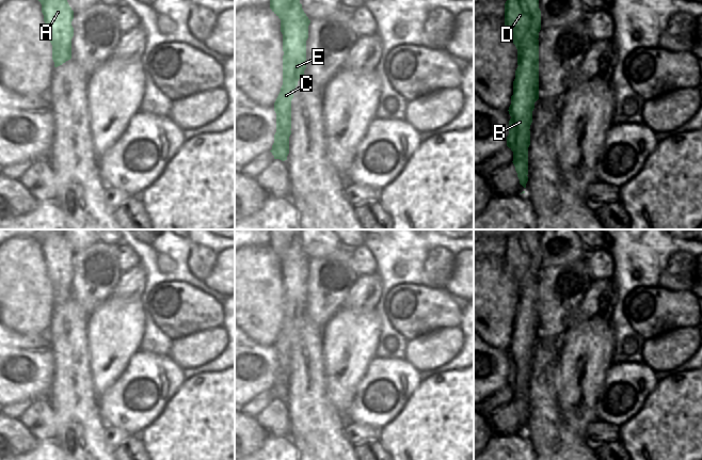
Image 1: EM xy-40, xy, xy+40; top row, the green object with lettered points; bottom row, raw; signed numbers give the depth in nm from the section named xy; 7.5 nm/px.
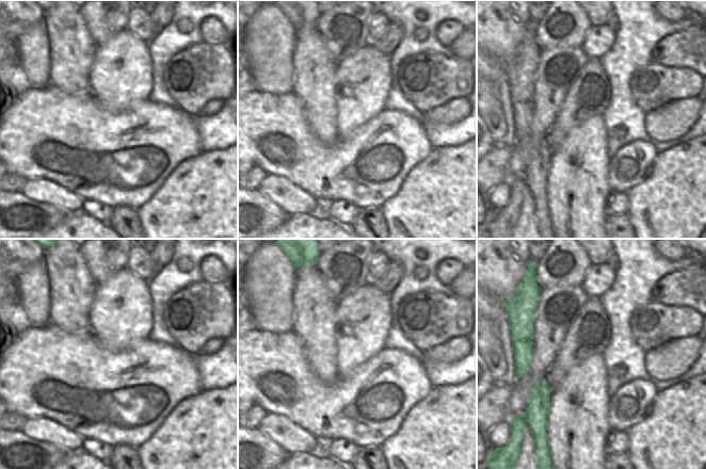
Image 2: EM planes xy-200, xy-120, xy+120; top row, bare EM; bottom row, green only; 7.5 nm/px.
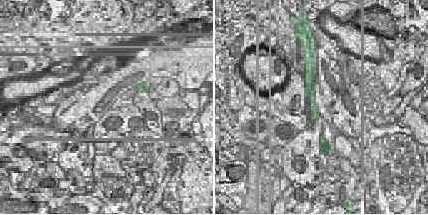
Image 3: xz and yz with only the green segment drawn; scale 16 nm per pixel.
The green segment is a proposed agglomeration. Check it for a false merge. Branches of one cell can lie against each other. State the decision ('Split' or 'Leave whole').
Split

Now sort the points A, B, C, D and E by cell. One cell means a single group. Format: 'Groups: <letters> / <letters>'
Groups: A B C E / D

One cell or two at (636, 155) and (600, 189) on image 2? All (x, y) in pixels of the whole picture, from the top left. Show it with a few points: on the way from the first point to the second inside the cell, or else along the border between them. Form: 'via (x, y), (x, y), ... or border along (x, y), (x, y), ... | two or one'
border along (608, 160), (608, 186), (610, 191) | two

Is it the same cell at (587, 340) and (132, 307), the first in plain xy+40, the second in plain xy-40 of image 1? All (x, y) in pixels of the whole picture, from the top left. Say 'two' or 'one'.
one

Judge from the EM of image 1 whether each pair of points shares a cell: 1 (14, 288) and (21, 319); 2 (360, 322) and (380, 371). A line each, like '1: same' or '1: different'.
1: same
2: different

